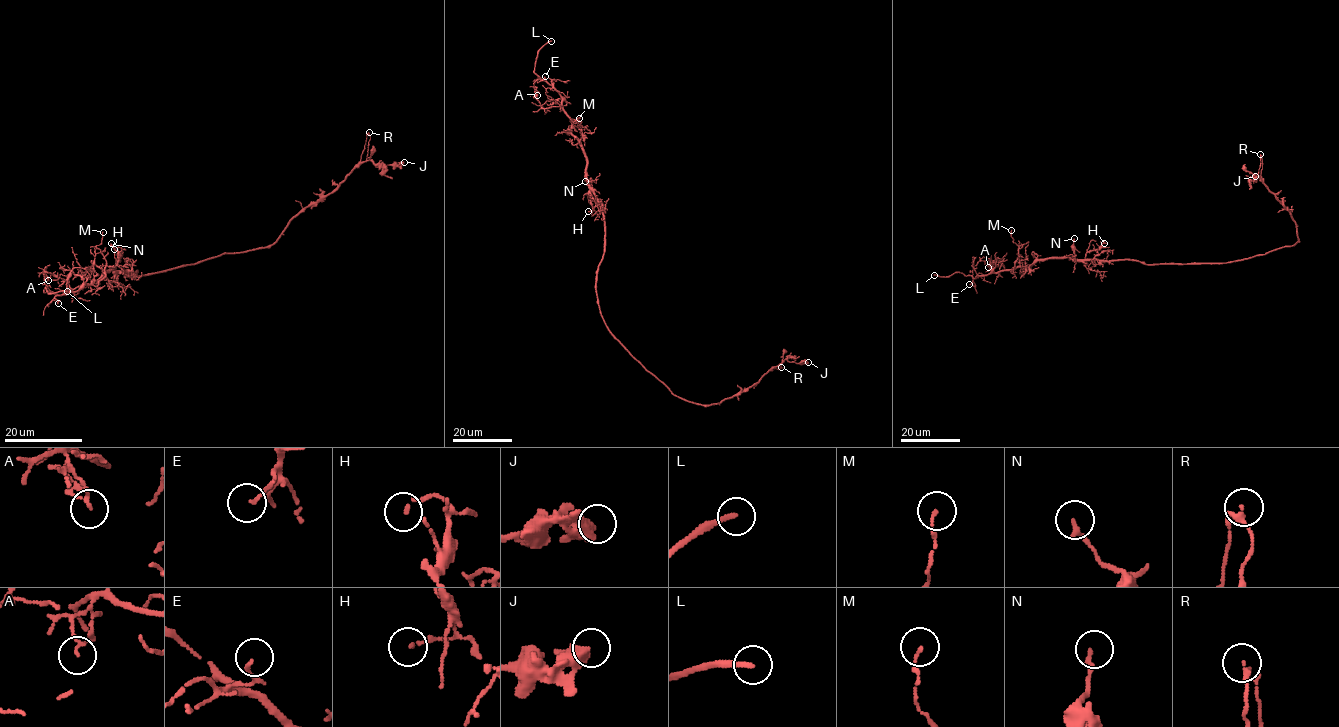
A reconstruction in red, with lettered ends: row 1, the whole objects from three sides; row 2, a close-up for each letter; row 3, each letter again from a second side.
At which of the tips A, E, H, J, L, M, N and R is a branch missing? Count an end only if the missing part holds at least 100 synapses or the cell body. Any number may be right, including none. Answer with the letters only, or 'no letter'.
L

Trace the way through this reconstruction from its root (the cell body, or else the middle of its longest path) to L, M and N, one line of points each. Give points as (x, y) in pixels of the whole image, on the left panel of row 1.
L: (129, 275), (137, 270), (112, 267), (73, 292), (44, 290), (67, 291)
M: (129, 275), (137, 270), (112, 267), (93, 280), (103, 232)
N: (129, 275), (125, 276), (135, 276), (137, 270), (115, 269), (118, 253), (111, 243)

